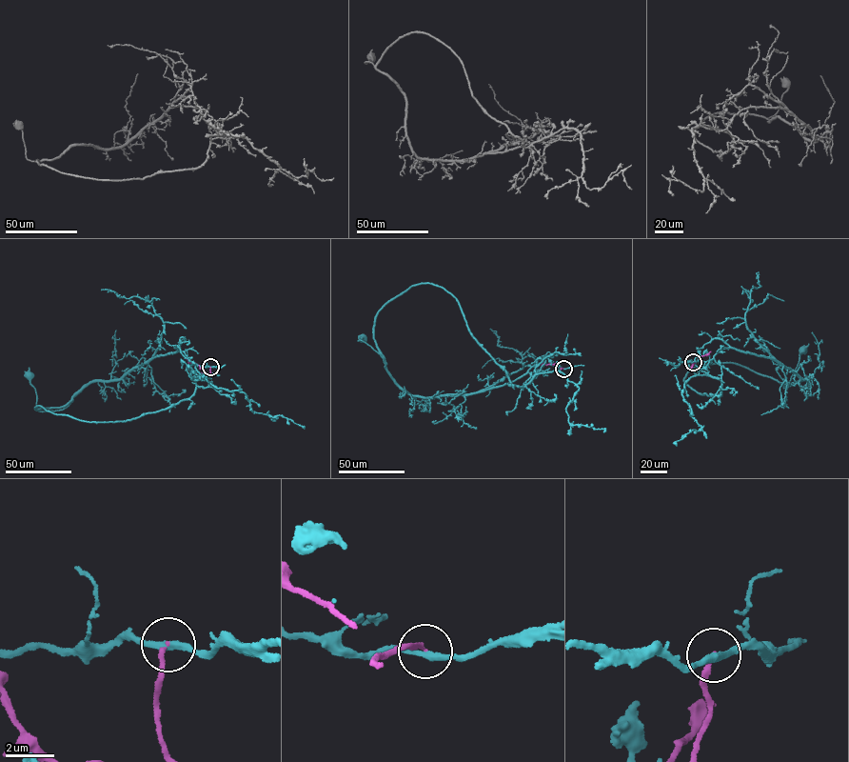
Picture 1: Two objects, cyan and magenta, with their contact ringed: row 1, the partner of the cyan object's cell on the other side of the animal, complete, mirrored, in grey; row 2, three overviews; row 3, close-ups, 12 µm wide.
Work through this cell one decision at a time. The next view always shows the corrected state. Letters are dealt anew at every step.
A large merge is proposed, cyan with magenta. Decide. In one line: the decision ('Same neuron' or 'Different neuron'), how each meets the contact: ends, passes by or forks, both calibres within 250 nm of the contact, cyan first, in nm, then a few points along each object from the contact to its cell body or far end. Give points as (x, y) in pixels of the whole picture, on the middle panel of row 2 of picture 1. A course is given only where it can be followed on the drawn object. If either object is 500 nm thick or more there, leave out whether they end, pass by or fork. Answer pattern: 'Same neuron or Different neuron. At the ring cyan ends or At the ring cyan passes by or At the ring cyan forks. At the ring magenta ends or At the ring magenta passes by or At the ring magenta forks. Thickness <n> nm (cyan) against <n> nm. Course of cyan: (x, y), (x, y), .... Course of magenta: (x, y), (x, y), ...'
Different neuron. At the ring cyan passes by. At the ring magenta ends. Thickness 280 nm (cyan) against 190 nm. Course of cyan: (563, 369), (543, 355), (502, 385), (414, 395), (358, 340), (363, 337). Course of magenta: (563, 369), (554, 364), (540, 364)

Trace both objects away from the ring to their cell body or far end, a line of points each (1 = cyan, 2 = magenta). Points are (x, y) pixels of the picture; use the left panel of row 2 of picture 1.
1: (210, 367), (185, 357), (178, 346), (120, 379), (92, 381), (63, 409), (45, 411), (38, 411), (29, 375)
2: (210, 367), (211, 373), (204, 372), (198, 365), (186, 358)

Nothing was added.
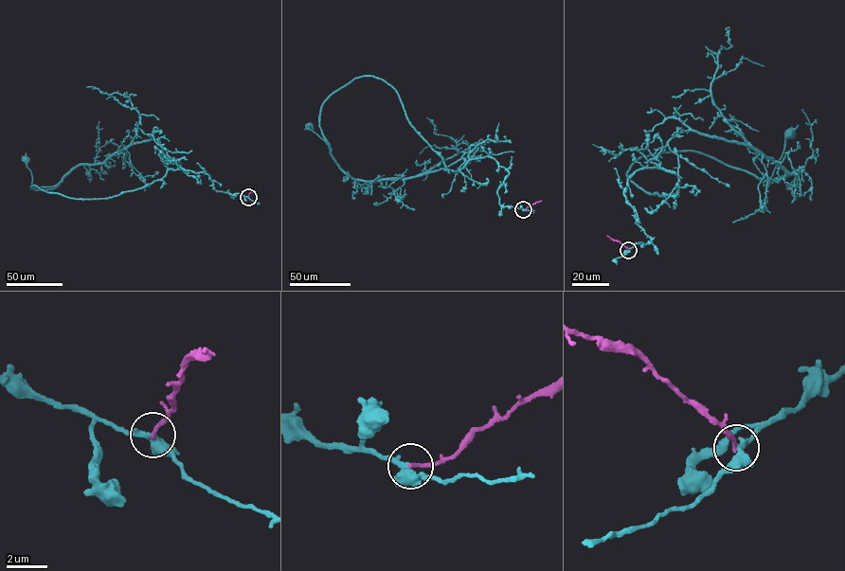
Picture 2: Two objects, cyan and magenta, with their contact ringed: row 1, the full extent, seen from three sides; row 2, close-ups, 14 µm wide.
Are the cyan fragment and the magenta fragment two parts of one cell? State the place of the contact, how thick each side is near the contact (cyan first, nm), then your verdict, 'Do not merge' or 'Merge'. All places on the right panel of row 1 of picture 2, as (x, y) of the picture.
Place: (628, 250). Thickness 400 nm (cyan) against 190 nm. Do not merge

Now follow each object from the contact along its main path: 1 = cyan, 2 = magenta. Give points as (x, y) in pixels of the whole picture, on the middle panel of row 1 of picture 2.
1: (523, 209), (501, 206), (509, 173), (493, 158), (446, 168), (381, 79), (324, 102), (331, 151), (309, 126)
2: (523, 209), (541, 201)

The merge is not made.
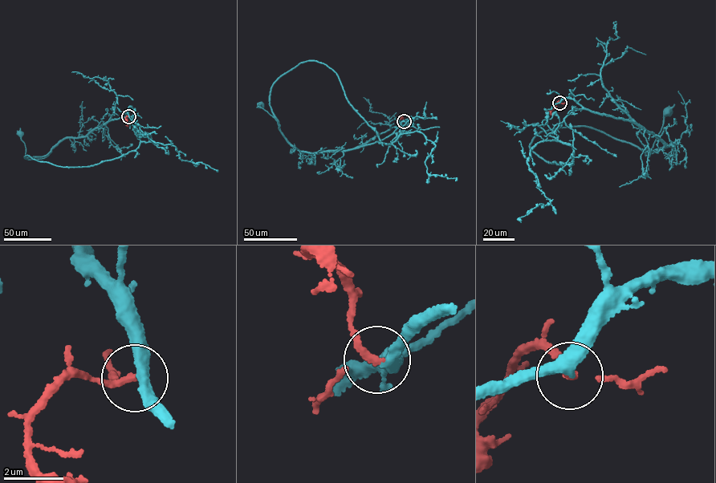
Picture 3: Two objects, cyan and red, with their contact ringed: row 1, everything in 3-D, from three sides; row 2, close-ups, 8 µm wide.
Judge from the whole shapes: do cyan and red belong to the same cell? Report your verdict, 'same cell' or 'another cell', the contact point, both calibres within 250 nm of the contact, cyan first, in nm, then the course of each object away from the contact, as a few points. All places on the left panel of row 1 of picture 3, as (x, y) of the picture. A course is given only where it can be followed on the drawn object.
same cell | (128, 116) | 340/170 nm | cyan via (128, 116), (127, 112), (124, 117), (108, 120), (85, 135), (67, 137), (42, 159), (26, 159), (20, 134) | red via (128, 116), (125, 118), (128, 126)

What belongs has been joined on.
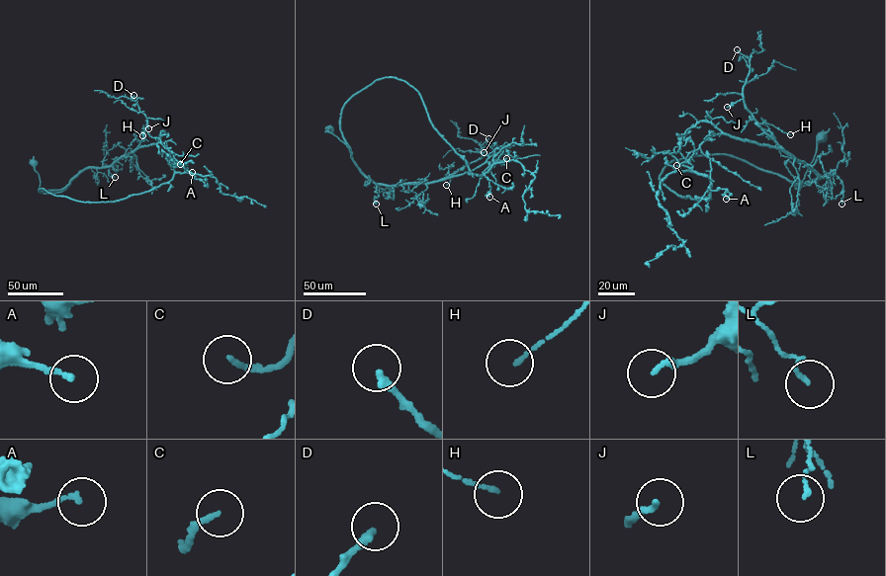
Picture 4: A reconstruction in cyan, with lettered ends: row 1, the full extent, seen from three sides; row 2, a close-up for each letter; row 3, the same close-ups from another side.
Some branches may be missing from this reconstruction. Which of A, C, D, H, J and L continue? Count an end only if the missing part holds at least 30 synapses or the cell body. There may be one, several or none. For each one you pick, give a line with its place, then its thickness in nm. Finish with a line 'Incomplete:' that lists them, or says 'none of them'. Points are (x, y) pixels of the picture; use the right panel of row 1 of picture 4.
Incomplete: none of them

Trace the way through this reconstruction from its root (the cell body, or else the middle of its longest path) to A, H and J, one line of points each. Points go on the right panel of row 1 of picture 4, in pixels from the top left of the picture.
A: (821, 137), (795, 189), (808, 183), (723, 154), (659, 176), (684, 198), (710, 199), (710, 185), (726, 199)
H: (821, 137), (813, 161), (795, 189), (831, 173), (819, 178), (759, 123), (790, 134)
J: (821, 137), (804, 178), (795, 189), (831, 173), (819, 178), (793, 158), (761, 128), (744, 100), (727, 107)

